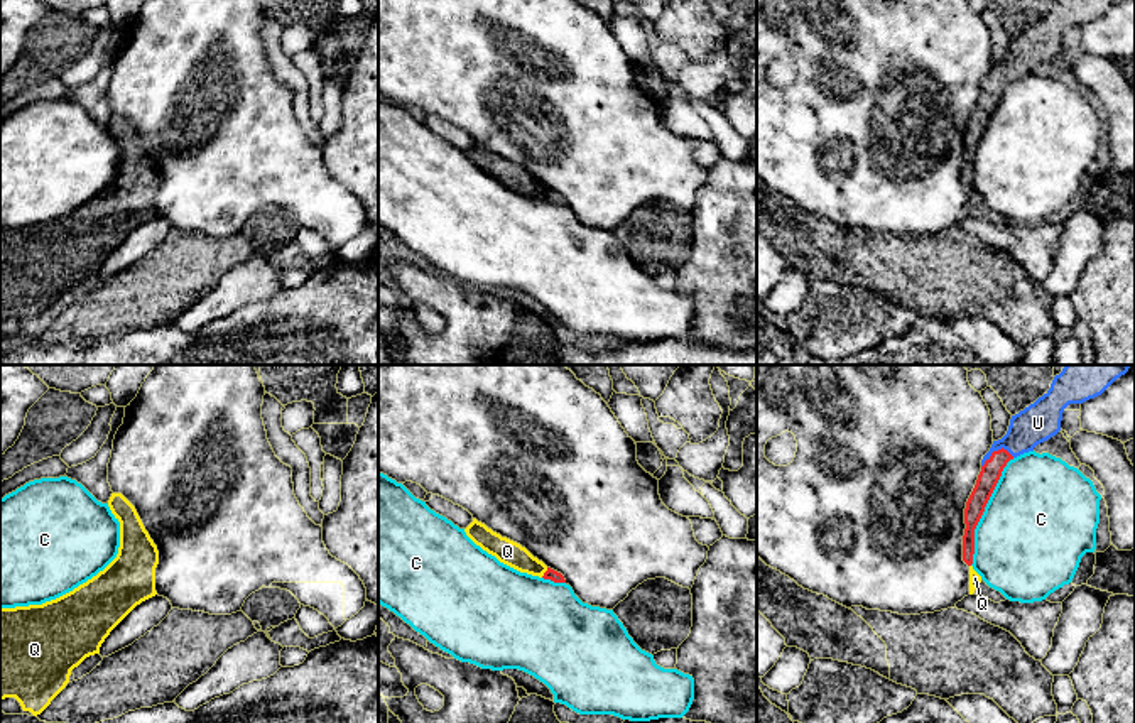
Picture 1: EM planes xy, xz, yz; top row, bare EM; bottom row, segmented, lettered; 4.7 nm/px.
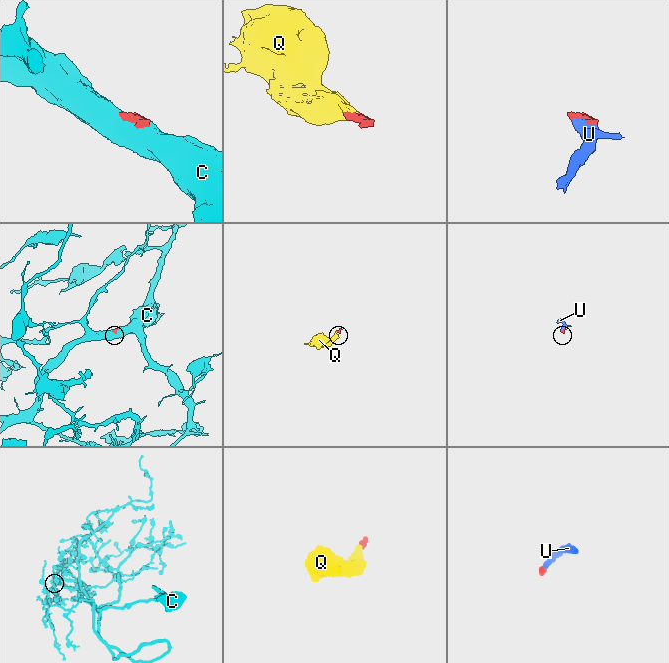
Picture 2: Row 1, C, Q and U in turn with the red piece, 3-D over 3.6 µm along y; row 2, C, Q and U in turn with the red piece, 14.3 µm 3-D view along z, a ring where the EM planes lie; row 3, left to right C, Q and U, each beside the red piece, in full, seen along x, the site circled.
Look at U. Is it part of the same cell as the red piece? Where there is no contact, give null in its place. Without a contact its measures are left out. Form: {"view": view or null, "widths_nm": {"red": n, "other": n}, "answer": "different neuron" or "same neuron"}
{"view": "yz", "widths_nm": {"red": 100, "other": 190}, "answer": "same neuron"}

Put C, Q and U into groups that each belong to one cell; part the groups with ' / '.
C / Q U

